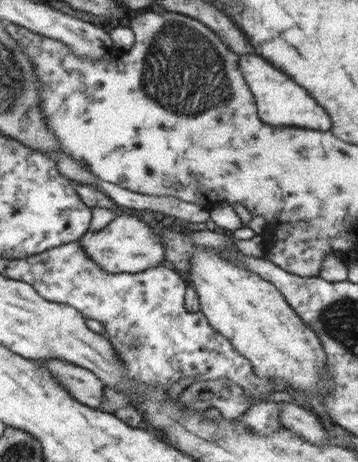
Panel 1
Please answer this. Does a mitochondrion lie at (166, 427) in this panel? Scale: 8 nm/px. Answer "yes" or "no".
no

